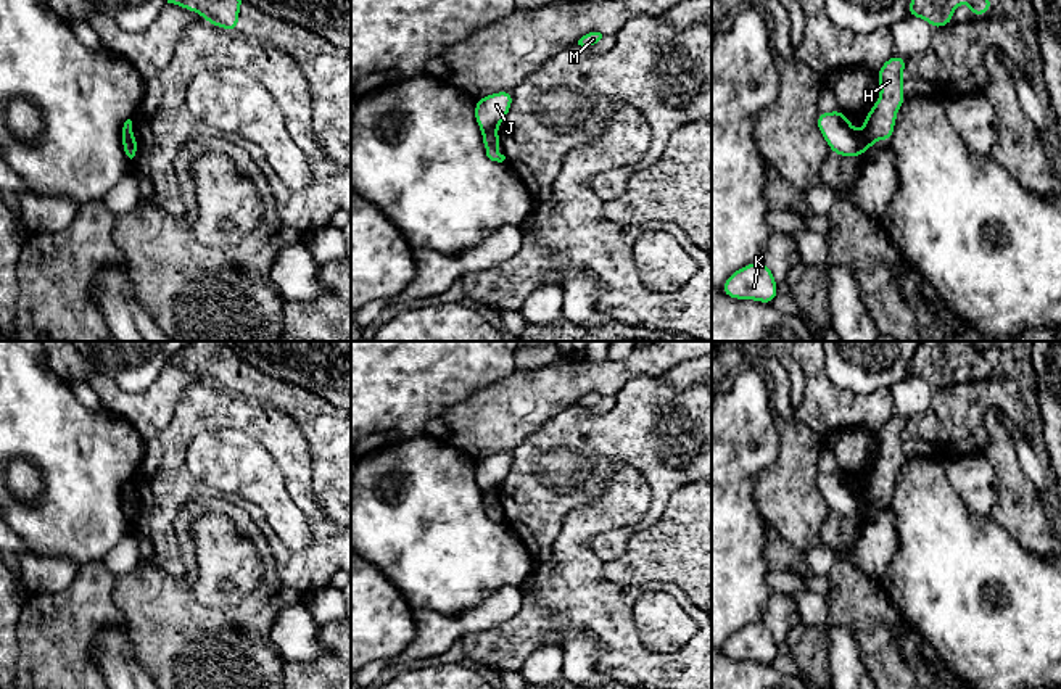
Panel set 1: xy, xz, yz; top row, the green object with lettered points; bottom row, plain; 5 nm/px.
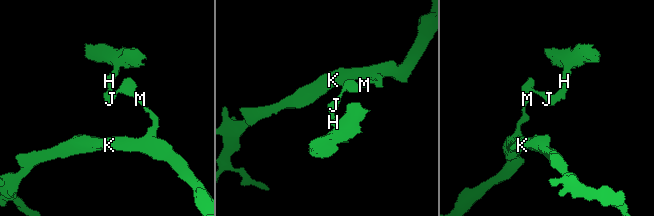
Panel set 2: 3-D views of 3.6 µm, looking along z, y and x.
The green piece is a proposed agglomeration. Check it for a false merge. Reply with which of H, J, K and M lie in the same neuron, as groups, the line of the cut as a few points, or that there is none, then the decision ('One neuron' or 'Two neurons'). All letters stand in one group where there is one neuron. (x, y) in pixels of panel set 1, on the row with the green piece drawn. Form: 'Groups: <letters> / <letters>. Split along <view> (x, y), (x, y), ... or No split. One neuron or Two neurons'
Groups: H / J K M. Split along yz (858, 134), (865, 148). Two neurons

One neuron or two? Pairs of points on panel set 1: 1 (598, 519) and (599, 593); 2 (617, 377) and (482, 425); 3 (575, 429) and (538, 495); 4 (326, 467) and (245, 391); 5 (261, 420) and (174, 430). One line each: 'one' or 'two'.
1: one
2: one
3: one
4: one
5: one

